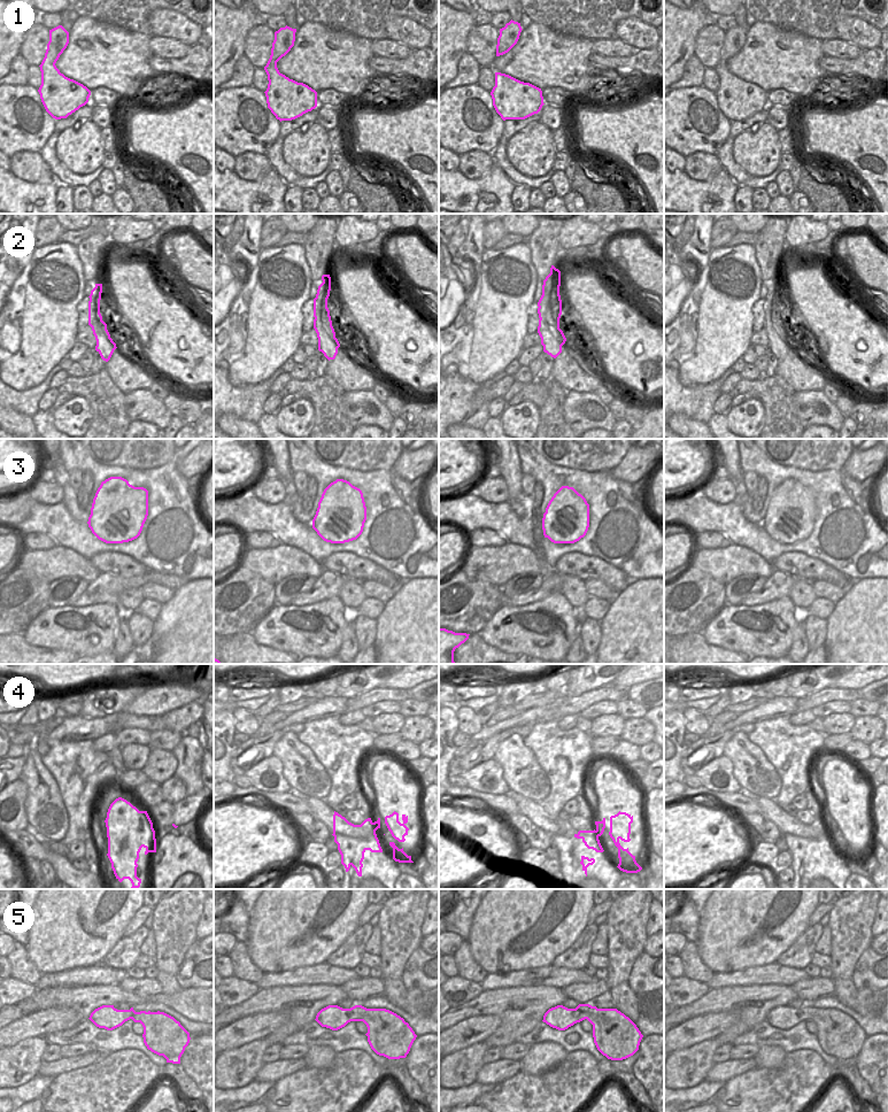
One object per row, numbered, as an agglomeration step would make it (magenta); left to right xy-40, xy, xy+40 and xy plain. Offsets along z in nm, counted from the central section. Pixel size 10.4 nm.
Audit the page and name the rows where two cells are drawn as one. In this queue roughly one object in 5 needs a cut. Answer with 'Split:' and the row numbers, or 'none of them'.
Split: none of them.

